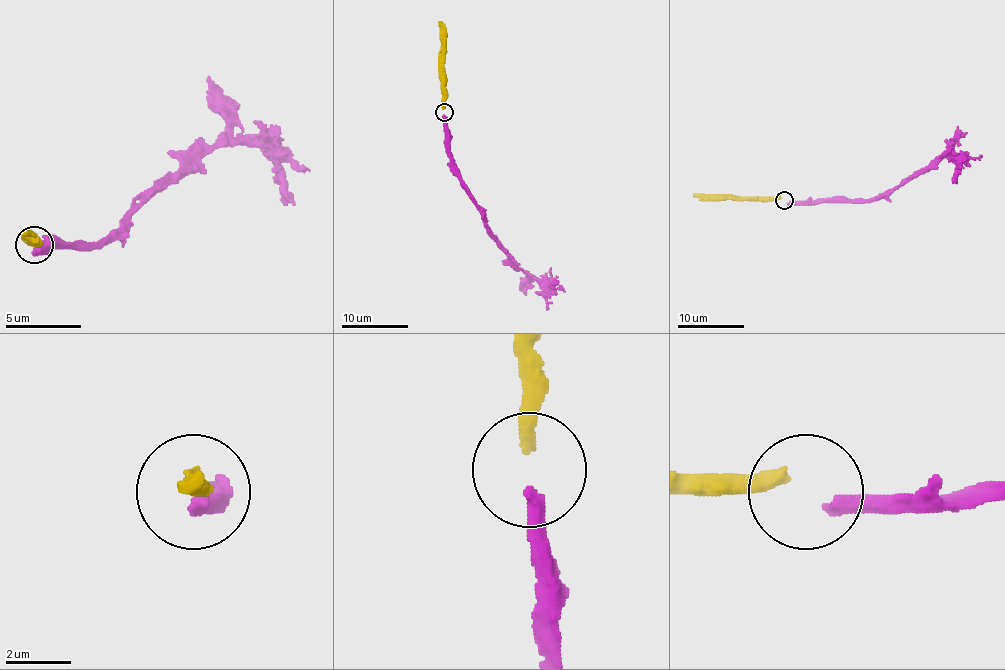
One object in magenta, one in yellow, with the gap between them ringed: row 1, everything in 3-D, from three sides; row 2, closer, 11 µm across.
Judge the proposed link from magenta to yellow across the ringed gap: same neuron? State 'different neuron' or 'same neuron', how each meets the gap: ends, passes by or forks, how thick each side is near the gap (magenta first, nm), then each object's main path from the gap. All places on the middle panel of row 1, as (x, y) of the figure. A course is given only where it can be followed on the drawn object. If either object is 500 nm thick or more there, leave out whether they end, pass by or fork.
different neuron; magenta ends there; yellow ends there; 400 nm thick on the magenta side, 420 nm on the other; magenta runs (444, 115), (445, 148), (460, 184), (500, 249), (535, 278), (546, 278), (550, 283), (558, 280); yellow runs (444, 108), (444, 30), (439, 22)

